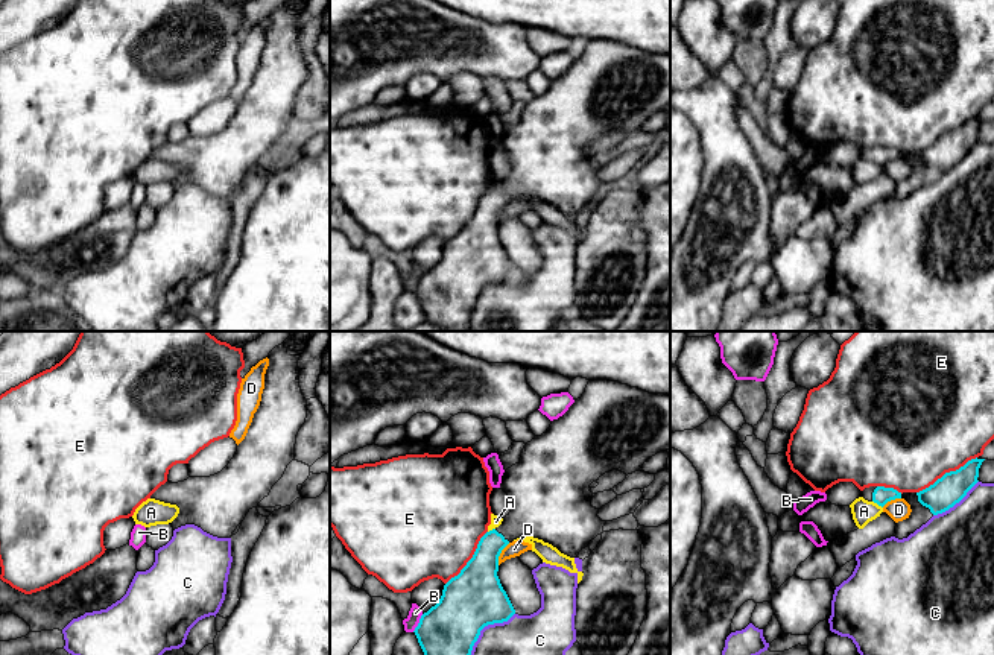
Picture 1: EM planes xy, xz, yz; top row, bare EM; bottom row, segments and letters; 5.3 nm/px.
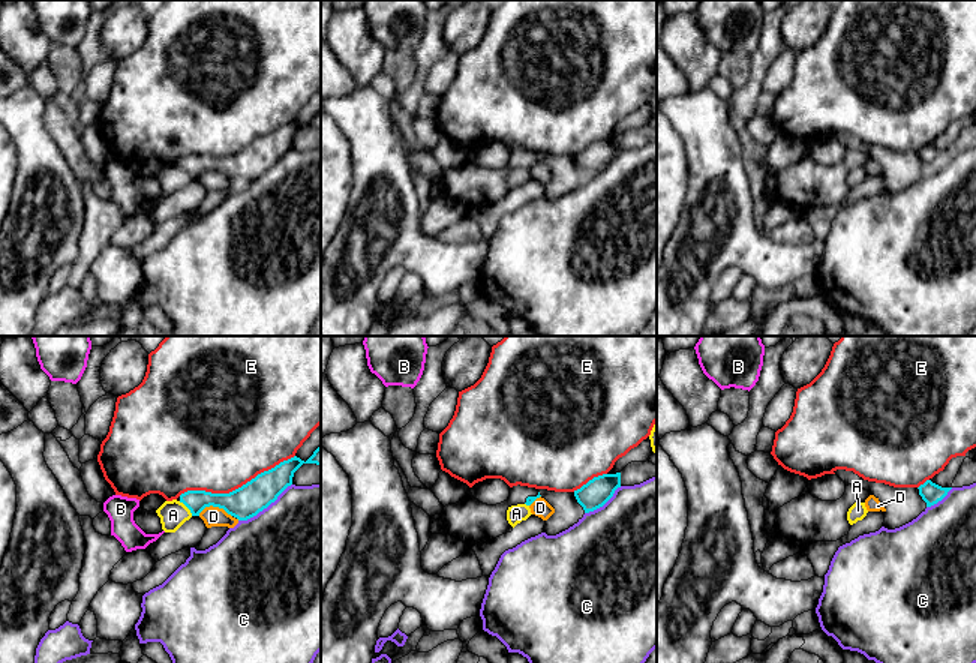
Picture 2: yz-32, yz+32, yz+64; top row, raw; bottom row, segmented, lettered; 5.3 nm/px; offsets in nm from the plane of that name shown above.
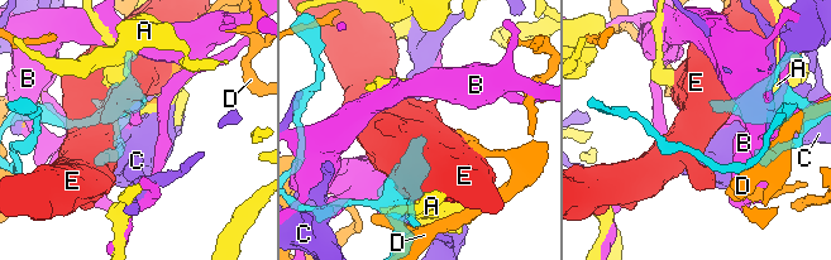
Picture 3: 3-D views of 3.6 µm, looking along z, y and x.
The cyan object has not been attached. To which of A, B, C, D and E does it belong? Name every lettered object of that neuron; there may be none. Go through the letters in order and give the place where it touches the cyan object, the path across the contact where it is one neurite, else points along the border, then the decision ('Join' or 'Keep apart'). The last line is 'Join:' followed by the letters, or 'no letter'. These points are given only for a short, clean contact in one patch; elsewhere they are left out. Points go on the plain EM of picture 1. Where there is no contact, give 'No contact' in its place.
A: Touches cyan at yz (877, 163). Keep apart
B: Touches cyan at xz (418, 283). Keep apart
C: Touches cyan at xz (479, 294). Keep apart
D: Touches cyan at xz (500, 212). Keep apart
E: Touches cyan at yz (946, 132). Keep apart
Join: no letter

